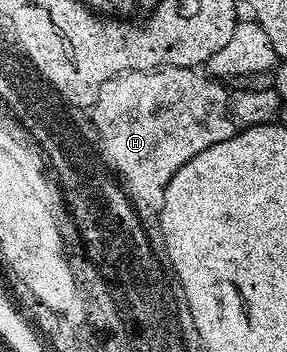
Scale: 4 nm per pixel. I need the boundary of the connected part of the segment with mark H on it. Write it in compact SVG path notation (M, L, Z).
M188 66L126 70L107 80L101 90L105 109L98 121L104 152L120 170L121 183L142 220L160 215L167 184L187 160L235 132L229 113L230 91L201 73Z

